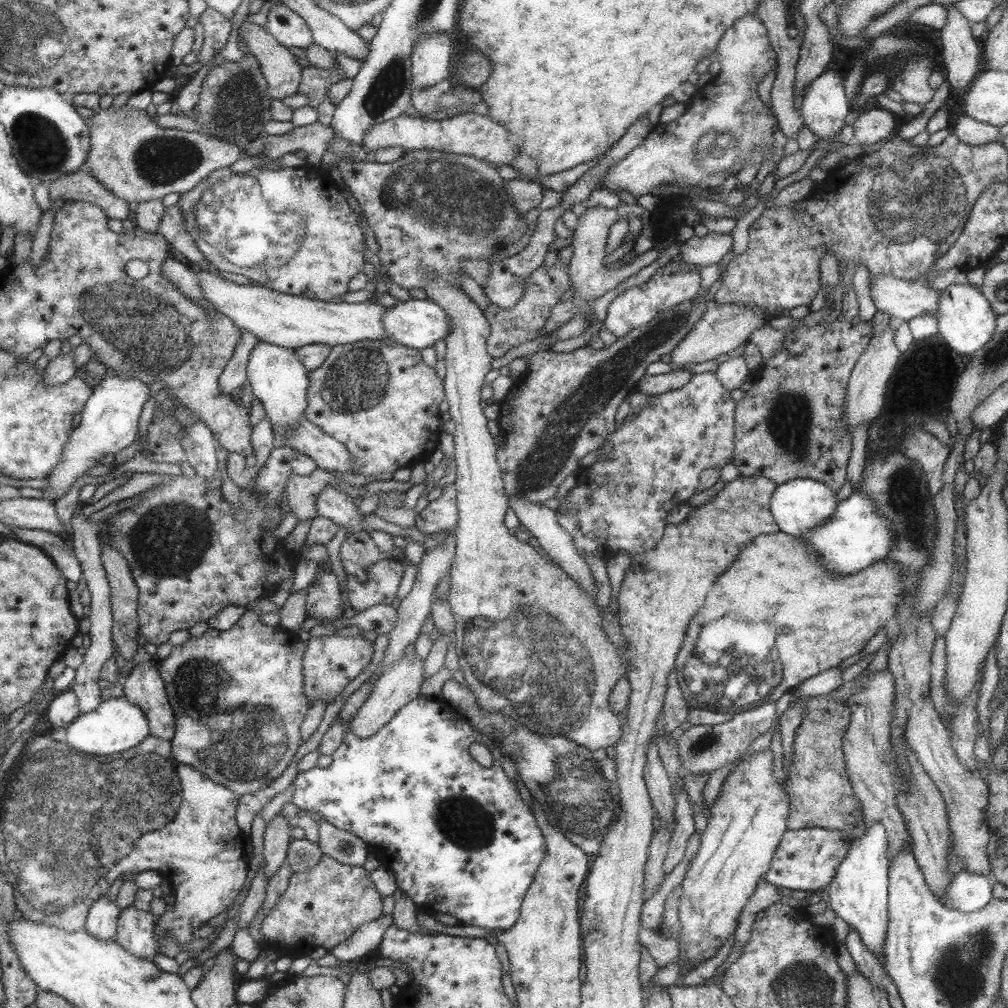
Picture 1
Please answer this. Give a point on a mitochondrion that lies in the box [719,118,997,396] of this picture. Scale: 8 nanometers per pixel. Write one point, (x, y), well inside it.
(921, 196)

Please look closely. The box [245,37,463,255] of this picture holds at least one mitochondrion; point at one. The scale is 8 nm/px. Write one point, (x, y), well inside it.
(387, 89)

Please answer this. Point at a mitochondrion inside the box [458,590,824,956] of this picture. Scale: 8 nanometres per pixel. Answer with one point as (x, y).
(535, 667)

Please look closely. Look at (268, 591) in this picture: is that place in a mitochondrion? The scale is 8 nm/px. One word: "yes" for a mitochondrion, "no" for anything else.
no

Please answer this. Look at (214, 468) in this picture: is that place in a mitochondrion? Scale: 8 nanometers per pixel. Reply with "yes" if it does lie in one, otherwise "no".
no

